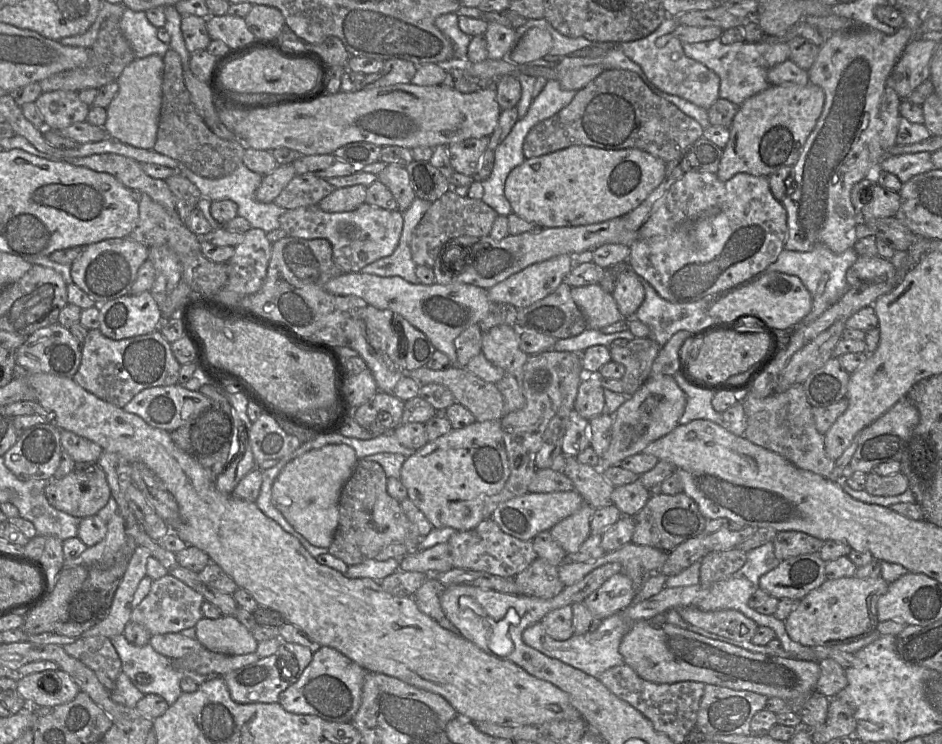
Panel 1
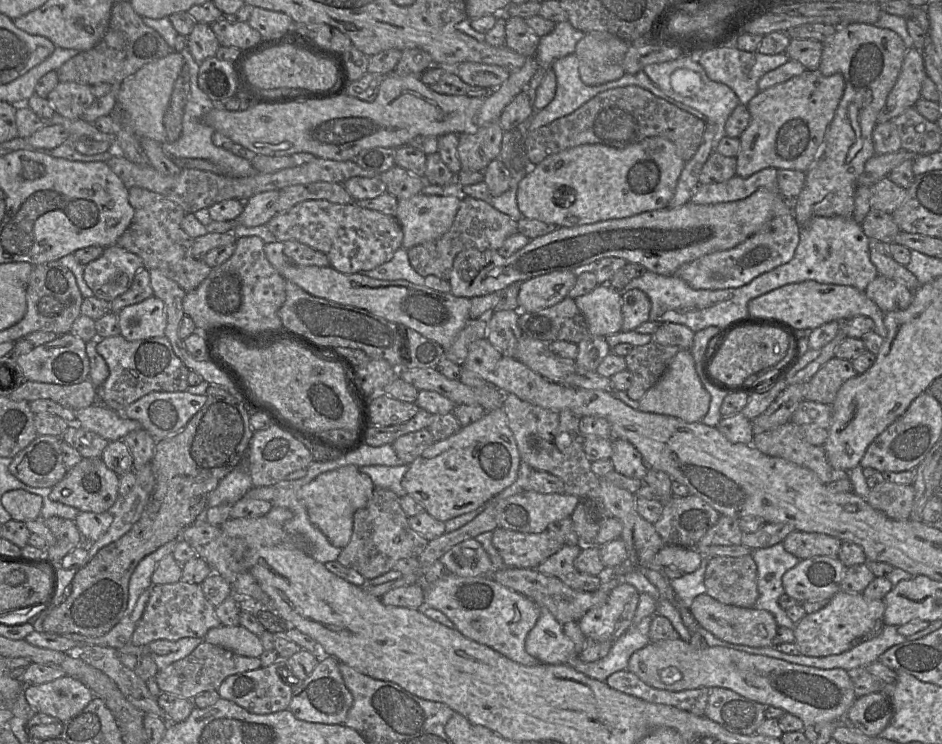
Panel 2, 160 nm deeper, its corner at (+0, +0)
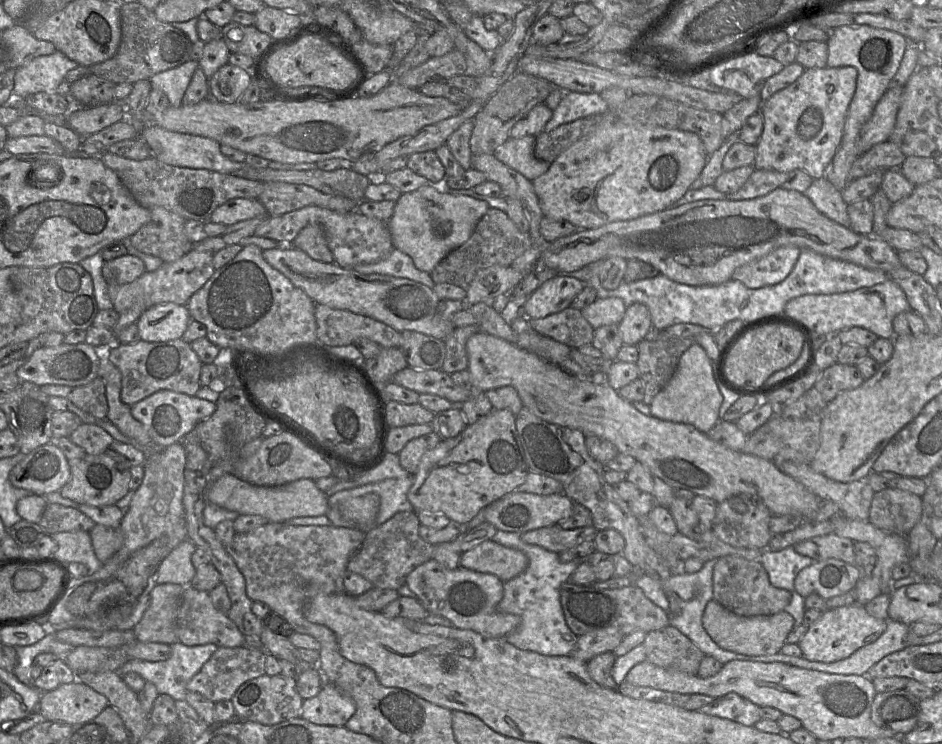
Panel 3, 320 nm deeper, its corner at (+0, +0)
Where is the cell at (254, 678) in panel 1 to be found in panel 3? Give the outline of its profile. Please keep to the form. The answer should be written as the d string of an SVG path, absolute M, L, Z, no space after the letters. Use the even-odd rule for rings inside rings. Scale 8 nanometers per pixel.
M267 674L243 683L230 700L236 716L240 720L276 725L283 721L300 718L303 698L296 690L296 681L283 674L269 676Z

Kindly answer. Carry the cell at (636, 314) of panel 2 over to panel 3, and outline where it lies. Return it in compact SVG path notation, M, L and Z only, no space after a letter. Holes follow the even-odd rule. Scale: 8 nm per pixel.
M634 303L626 308L624 318L618 325L623 343L638 345L645 339L653 324L647 306Z

